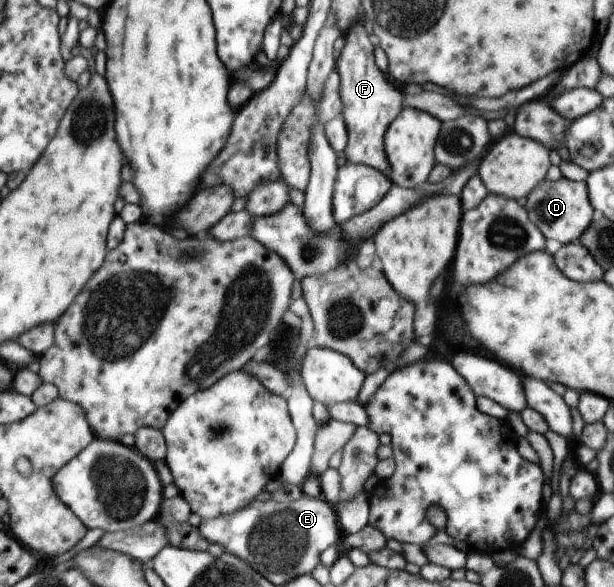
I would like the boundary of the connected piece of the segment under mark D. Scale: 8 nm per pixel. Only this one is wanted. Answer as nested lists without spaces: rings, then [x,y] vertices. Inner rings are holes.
[[[566,178],[549,182],[544,179],[536,184],[526,196],[524,207],[530,213],[530,219],[543,232],[546,239],[556,239],[562,246],[578,239],[583,229],[596,215],[587,195],[587,184],[583,181],[575,182]]]

